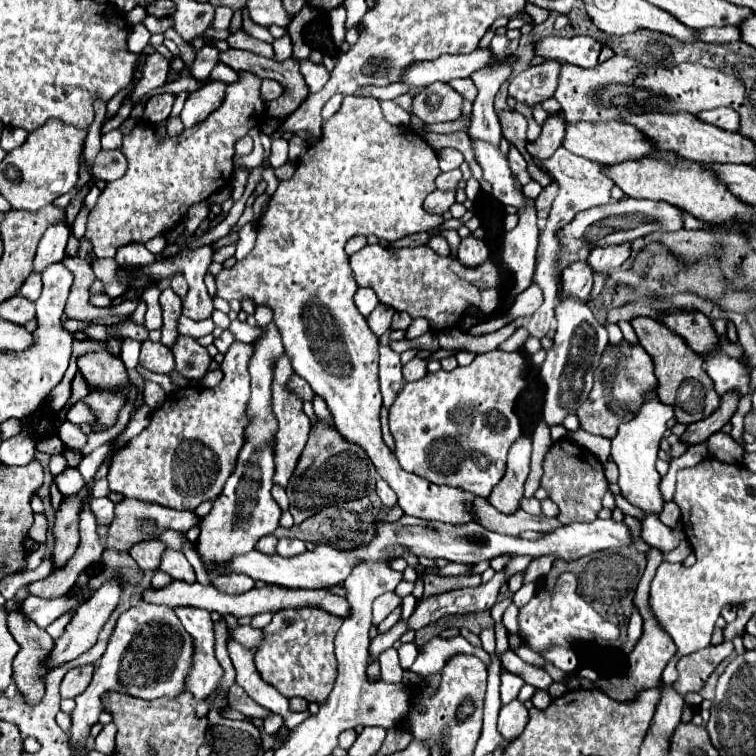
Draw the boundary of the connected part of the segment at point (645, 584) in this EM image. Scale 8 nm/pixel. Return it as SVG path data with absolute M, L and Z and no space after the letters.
M652 549L650 555L648 555L646 571L644 571L644 575L640 579L640 585L638 585L638 591L636 591L636 597L634 597L634 603L636 603L642 619L644 619L644 633L638 639L638 643L632 649L632 653L628 655L628 671L626 671L626 675L624 677L612 677L612 679L600 679L600 681L596 681L596 687L604 689L610 697L614 697L618 701L628 701L628 699L632 699L642 689L658 687L658 683L662 683L662 671L666 669L666 665L670 663L670 659L676 655L676 643L672 641L672 637L668 637L668 633L662 629L662 625L658 625L658 621L654 619L654 615L650 611L650 605L648 605L648 589L650 589L652 577L656 575L656 569L660 567L660 563L662 563L660 551Z

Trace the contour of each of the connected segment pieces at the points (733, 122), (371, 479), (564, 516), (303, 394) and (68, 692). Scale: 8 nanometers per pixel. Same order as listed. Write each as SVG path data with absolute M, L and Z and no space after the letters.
M718 107L718 109L712 109L712 111L698 113L696 117L700 117L700 121L704 121L704 123L722 127L724 131L738 131L738 121L740 121L740 117L738 117L738 113L736 113L734 109Z
M320 423L316 429L312 429L310 439L300 455L298 467L292 475L292 481L286 487L294 523L300 525L304 519L312 517L314 513L318 513L328 505L370 495L376 489L378 477L380 475L376 473L364 449L348 443L336 429Z
M562 439L550 445L542 467L544 475L540 479L540 487L544 487L548 491L548 497L558 505L560 513L556 519L562 521L562 525L574 521L594 521L602 509L602 497L608 489L608 479L598 457L584 447Z
M294 373L294 375L288 379L288 389L290 389L292 393L296 393L302 401L312 403L312 395L314 395L314 391L312 391L312 387L310 387L304 379L300 379L300 375Z
M84 665L64 675L64 681L60 685L62 699L74 699L80 693L84 693L84 689L88 687L88 681L92 681L92 673L94 673L94 665Z

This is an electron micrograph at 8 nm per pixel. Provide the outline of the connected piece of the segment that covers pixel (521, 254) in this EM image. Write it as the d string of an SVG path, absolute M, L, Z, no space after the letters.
M524 197L524 209L520 209L518 215L520 215L520 223L512 231L508 231L504 235L504 241L502 241L502 269L508 269L514 275L514 289L512 289L512 295L510 295L510 303L512 303L514 295L524 291L532 283L534 265L536 265L538 233L540 233L538 225L536 225L536 203L534 203L534 199Z

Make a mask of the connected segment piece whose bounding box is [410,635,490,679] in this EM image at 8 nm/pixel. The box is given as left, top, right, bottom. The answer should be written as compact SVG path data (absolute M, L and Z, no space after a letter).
M436 635L434 639L430 639L428 643L422 645L418 659L410 667L410 671L416 673L418 677L426 679L428 675L440 673L444 669L446 661L456 653L474 653L476 657L480 657L486 663L486 667L490 665L490 653L470 645L462 635L456 635L456 637L450 637L450 639Z

